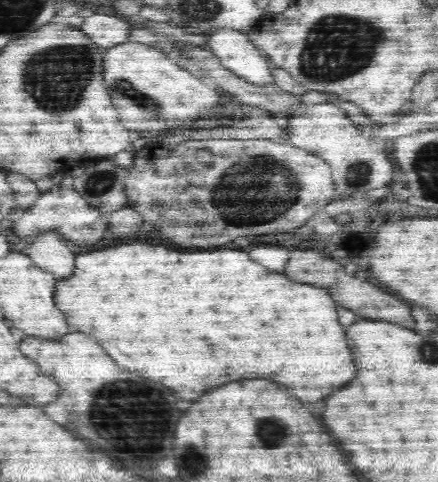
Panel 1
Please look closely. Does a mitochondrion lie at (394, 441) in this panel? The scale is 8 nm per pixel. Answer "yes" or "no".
no

